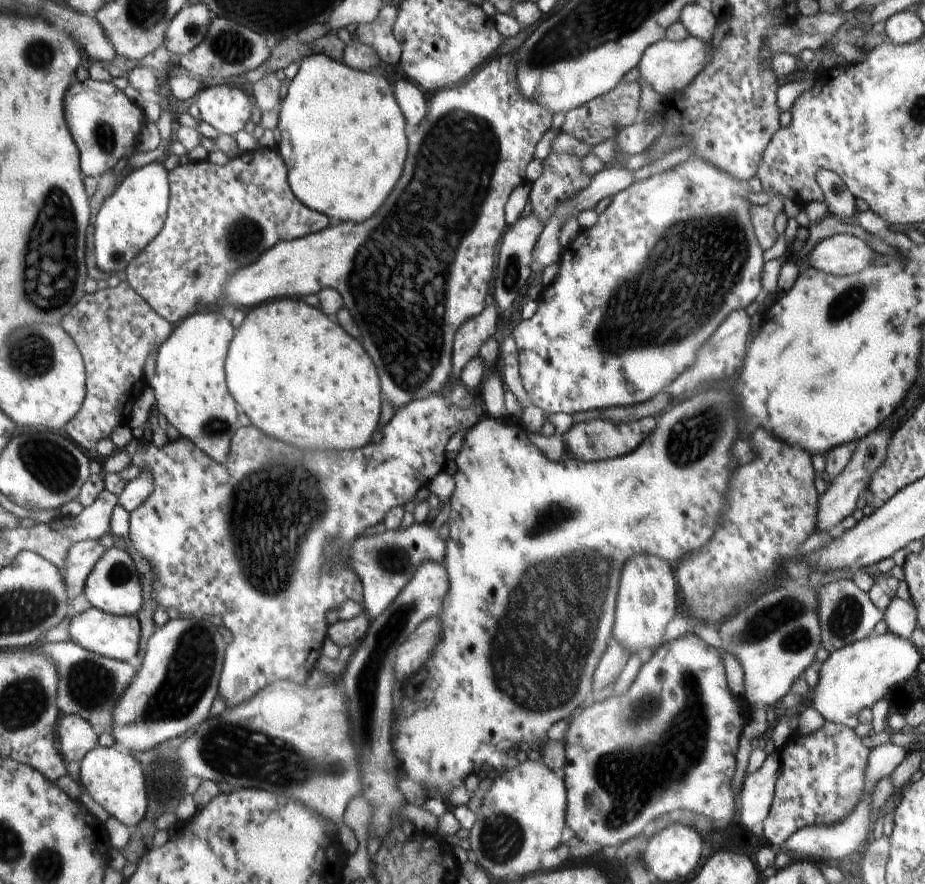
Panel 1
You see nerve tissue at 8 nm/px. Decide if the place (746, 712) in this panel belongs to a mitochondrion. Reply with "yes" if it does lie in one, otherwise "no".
no

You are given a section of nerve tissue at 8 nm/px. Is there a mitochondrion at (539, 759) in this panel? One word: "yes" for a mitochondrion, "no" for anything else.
no

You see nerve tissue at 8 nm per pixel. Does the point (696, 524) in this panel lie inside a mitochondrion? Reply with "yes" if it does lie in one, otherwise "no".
no

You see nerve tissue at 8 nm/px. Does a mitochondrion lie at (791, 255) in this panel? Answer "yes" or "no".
no

